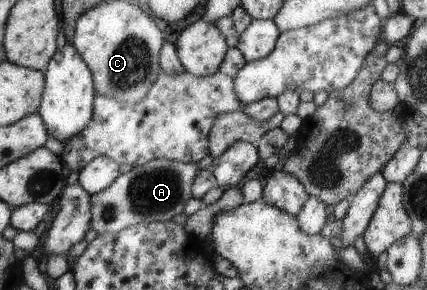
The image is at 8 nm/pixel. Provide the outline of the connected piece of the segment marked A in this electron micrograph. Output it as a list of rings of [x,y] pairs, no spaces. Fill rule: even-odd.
[[[154,158],[144,165],[133,166],[120,174],[106,189],[90,195],[89,229],[97,234],[117,233],[139,223],[170,221],[182,213],[183,205],[191,198],[191,181],[198,171],[195,163],[182,163]]]

